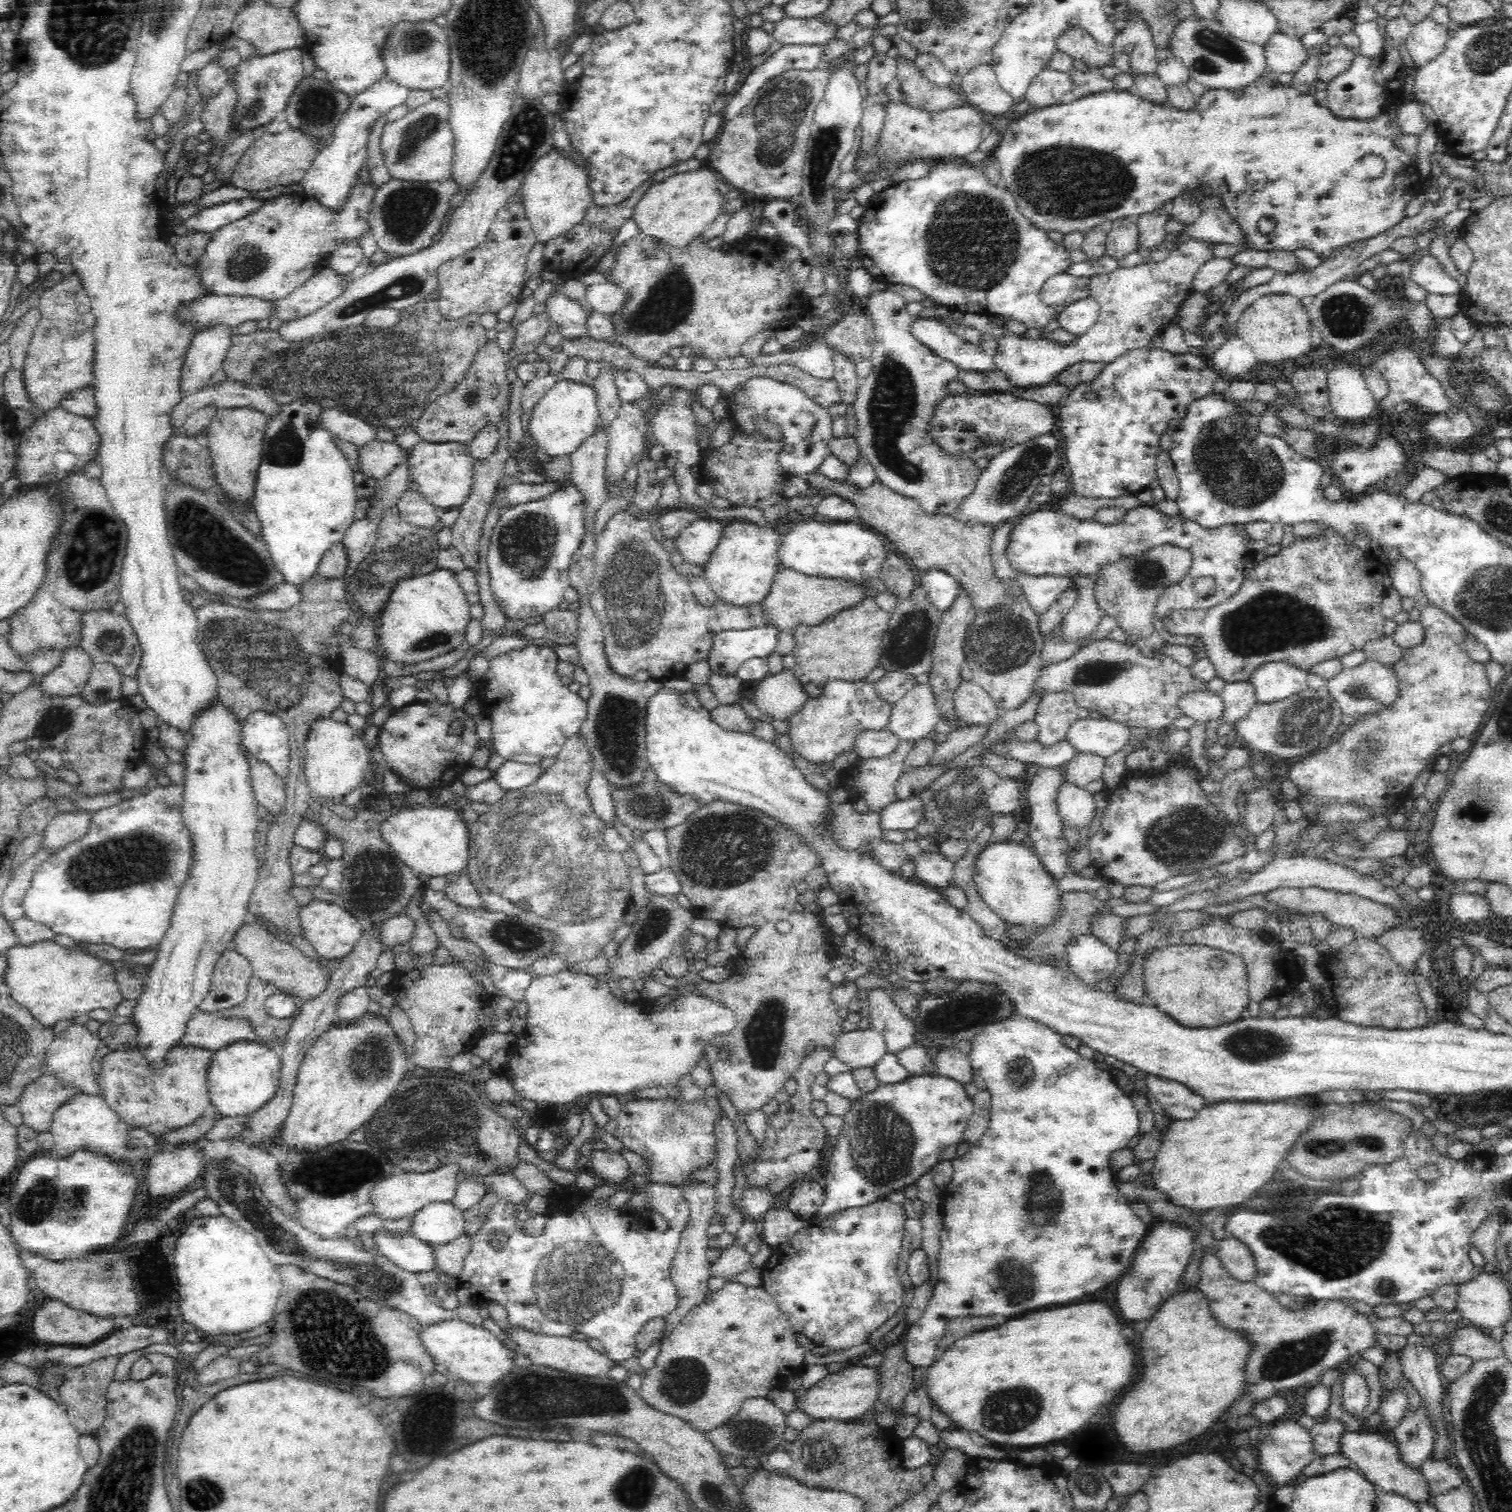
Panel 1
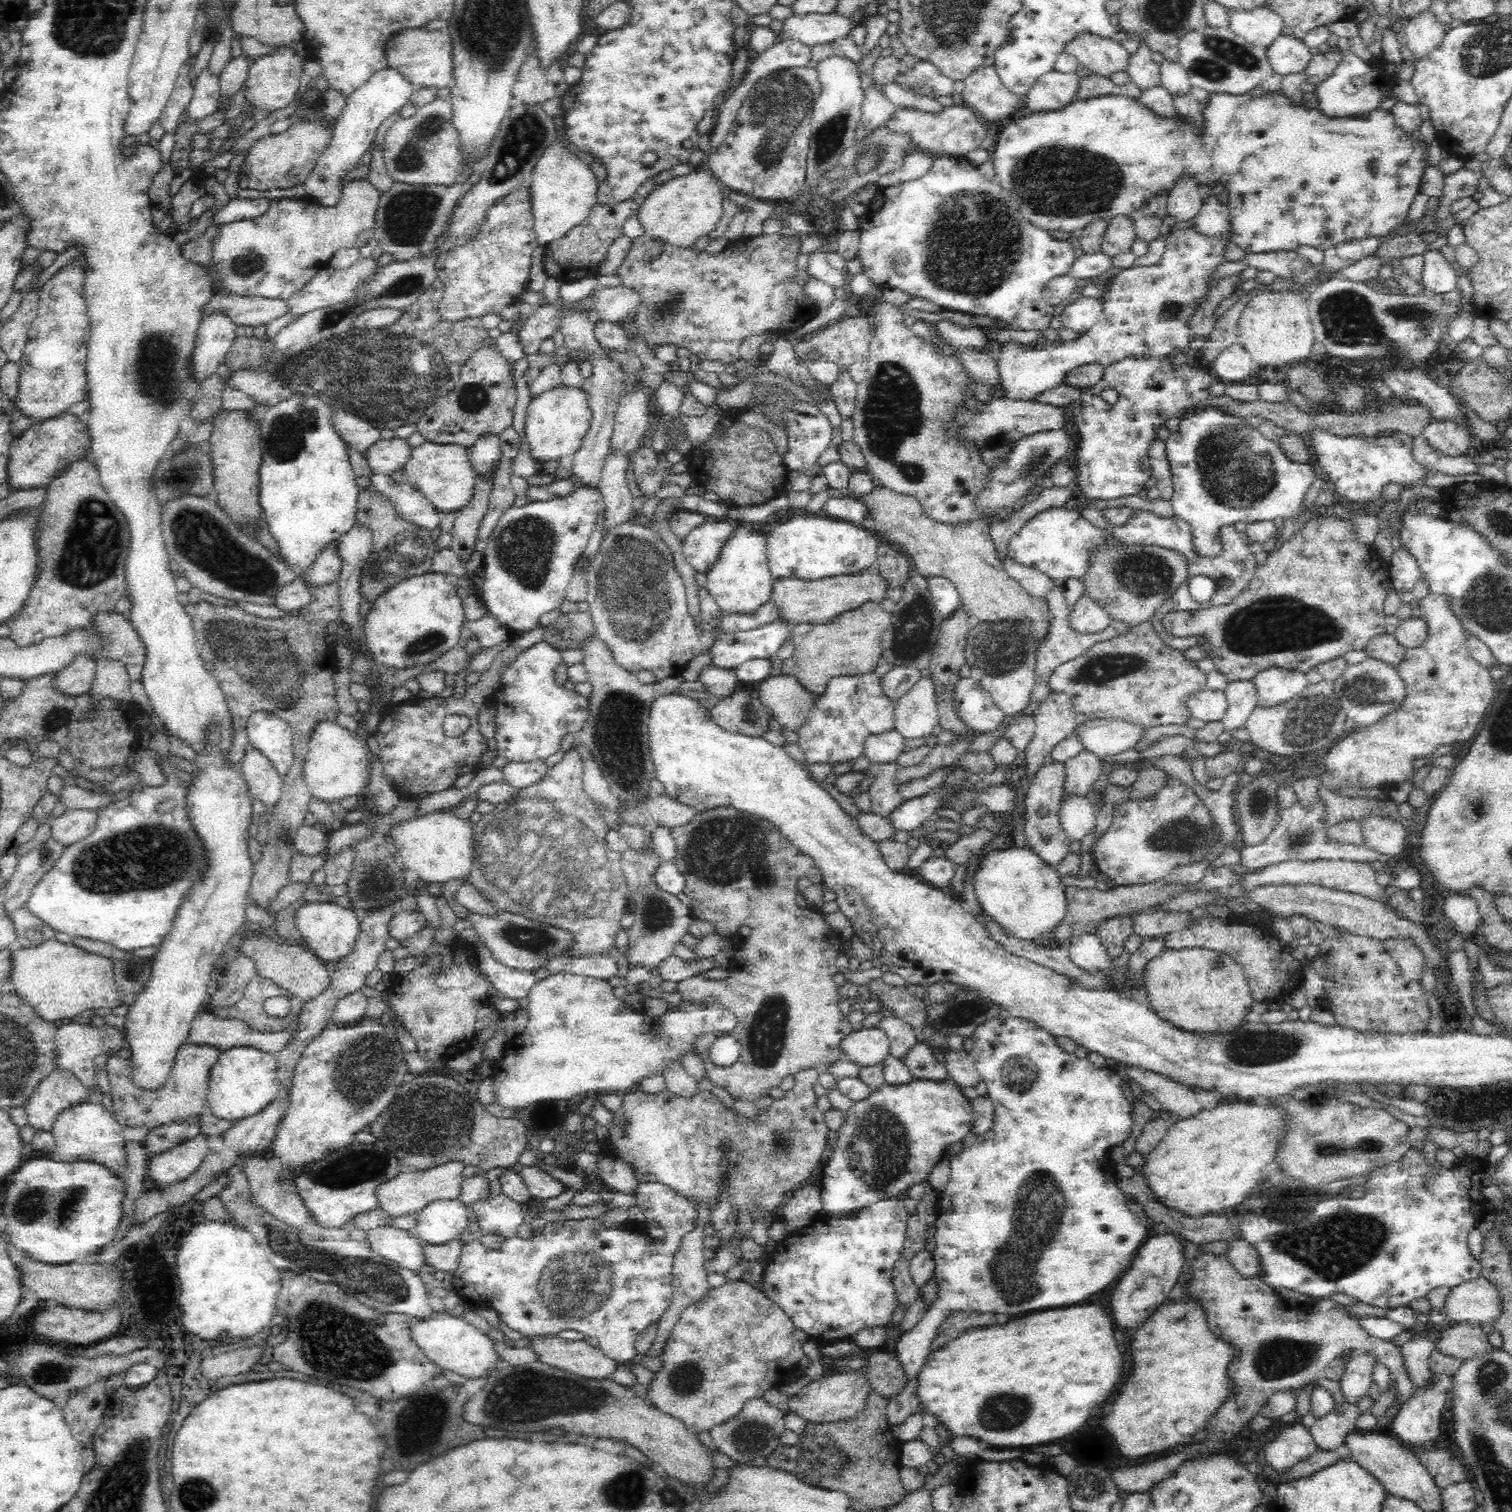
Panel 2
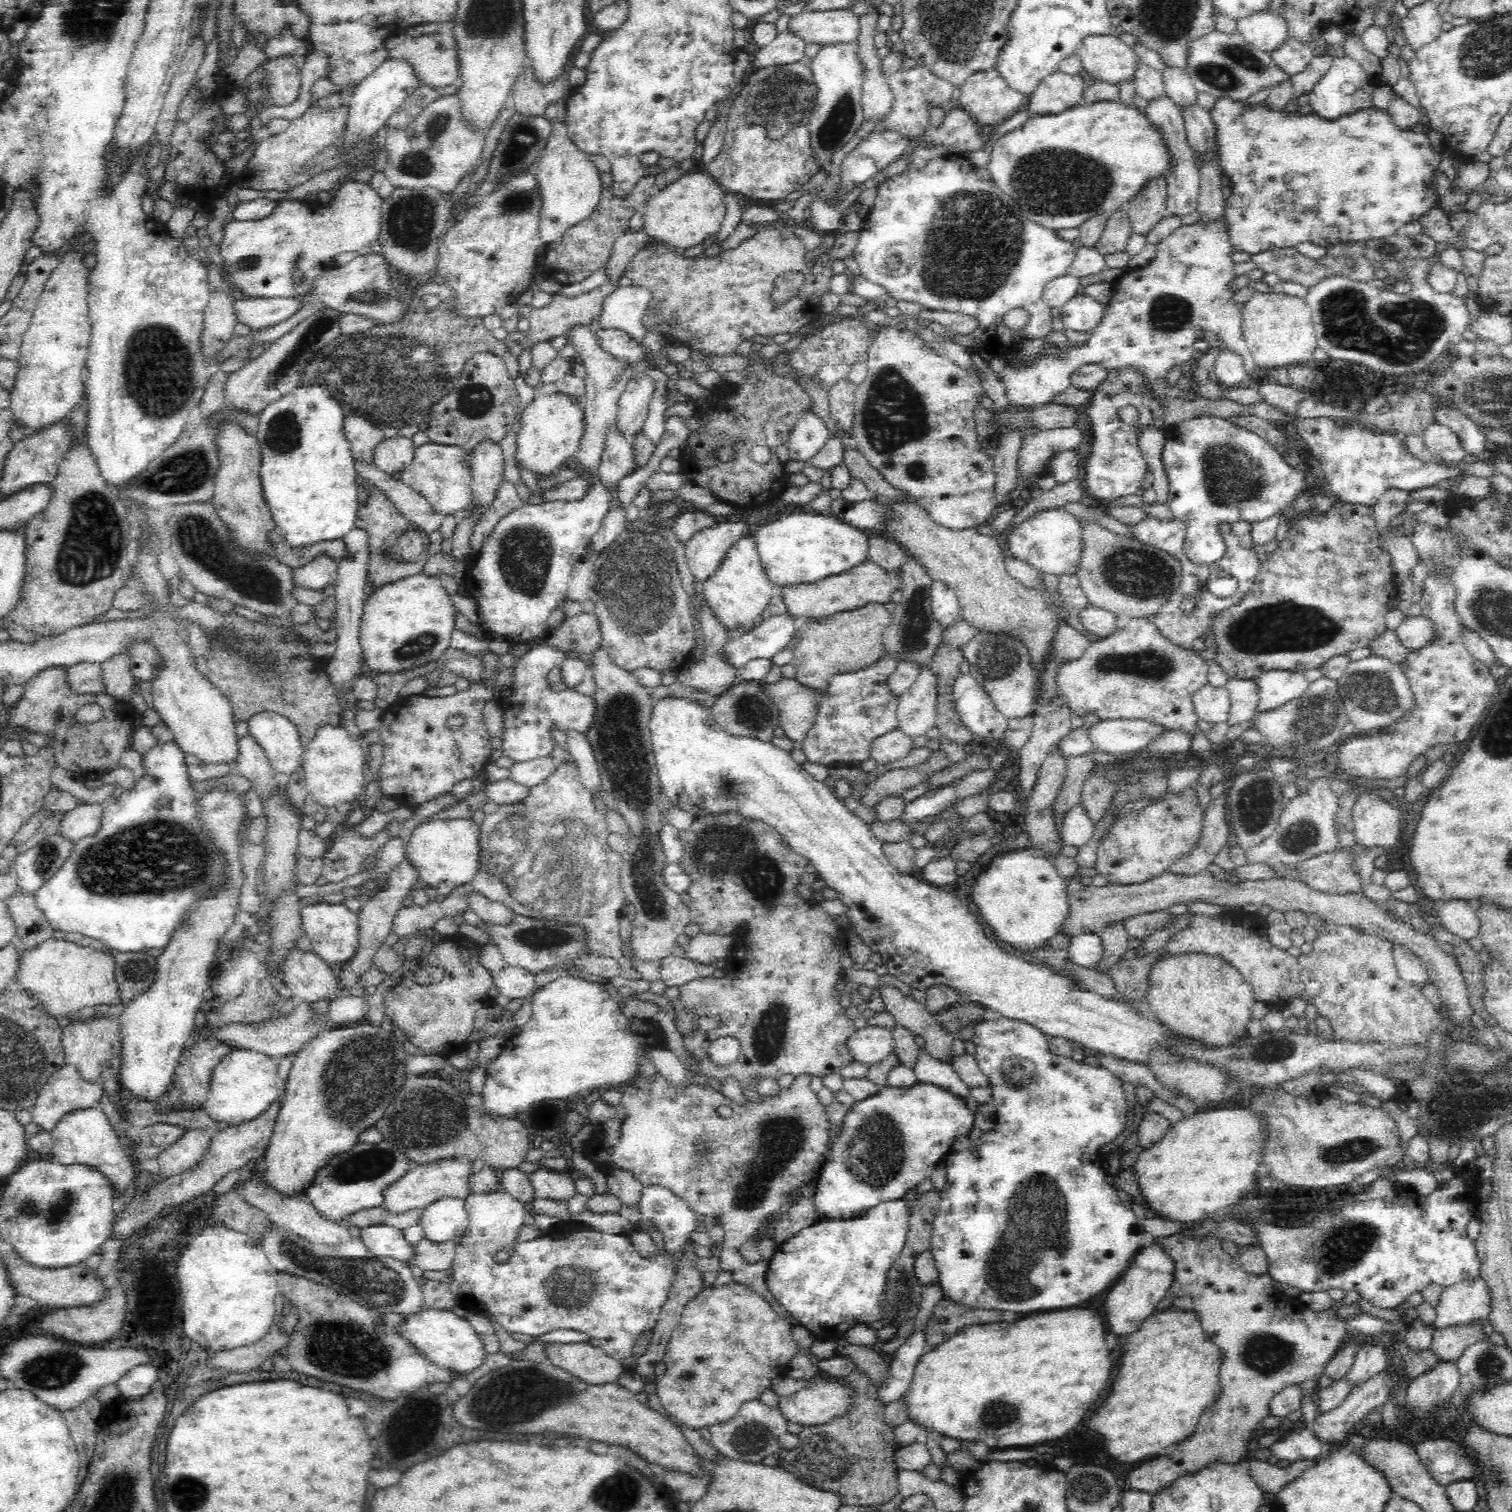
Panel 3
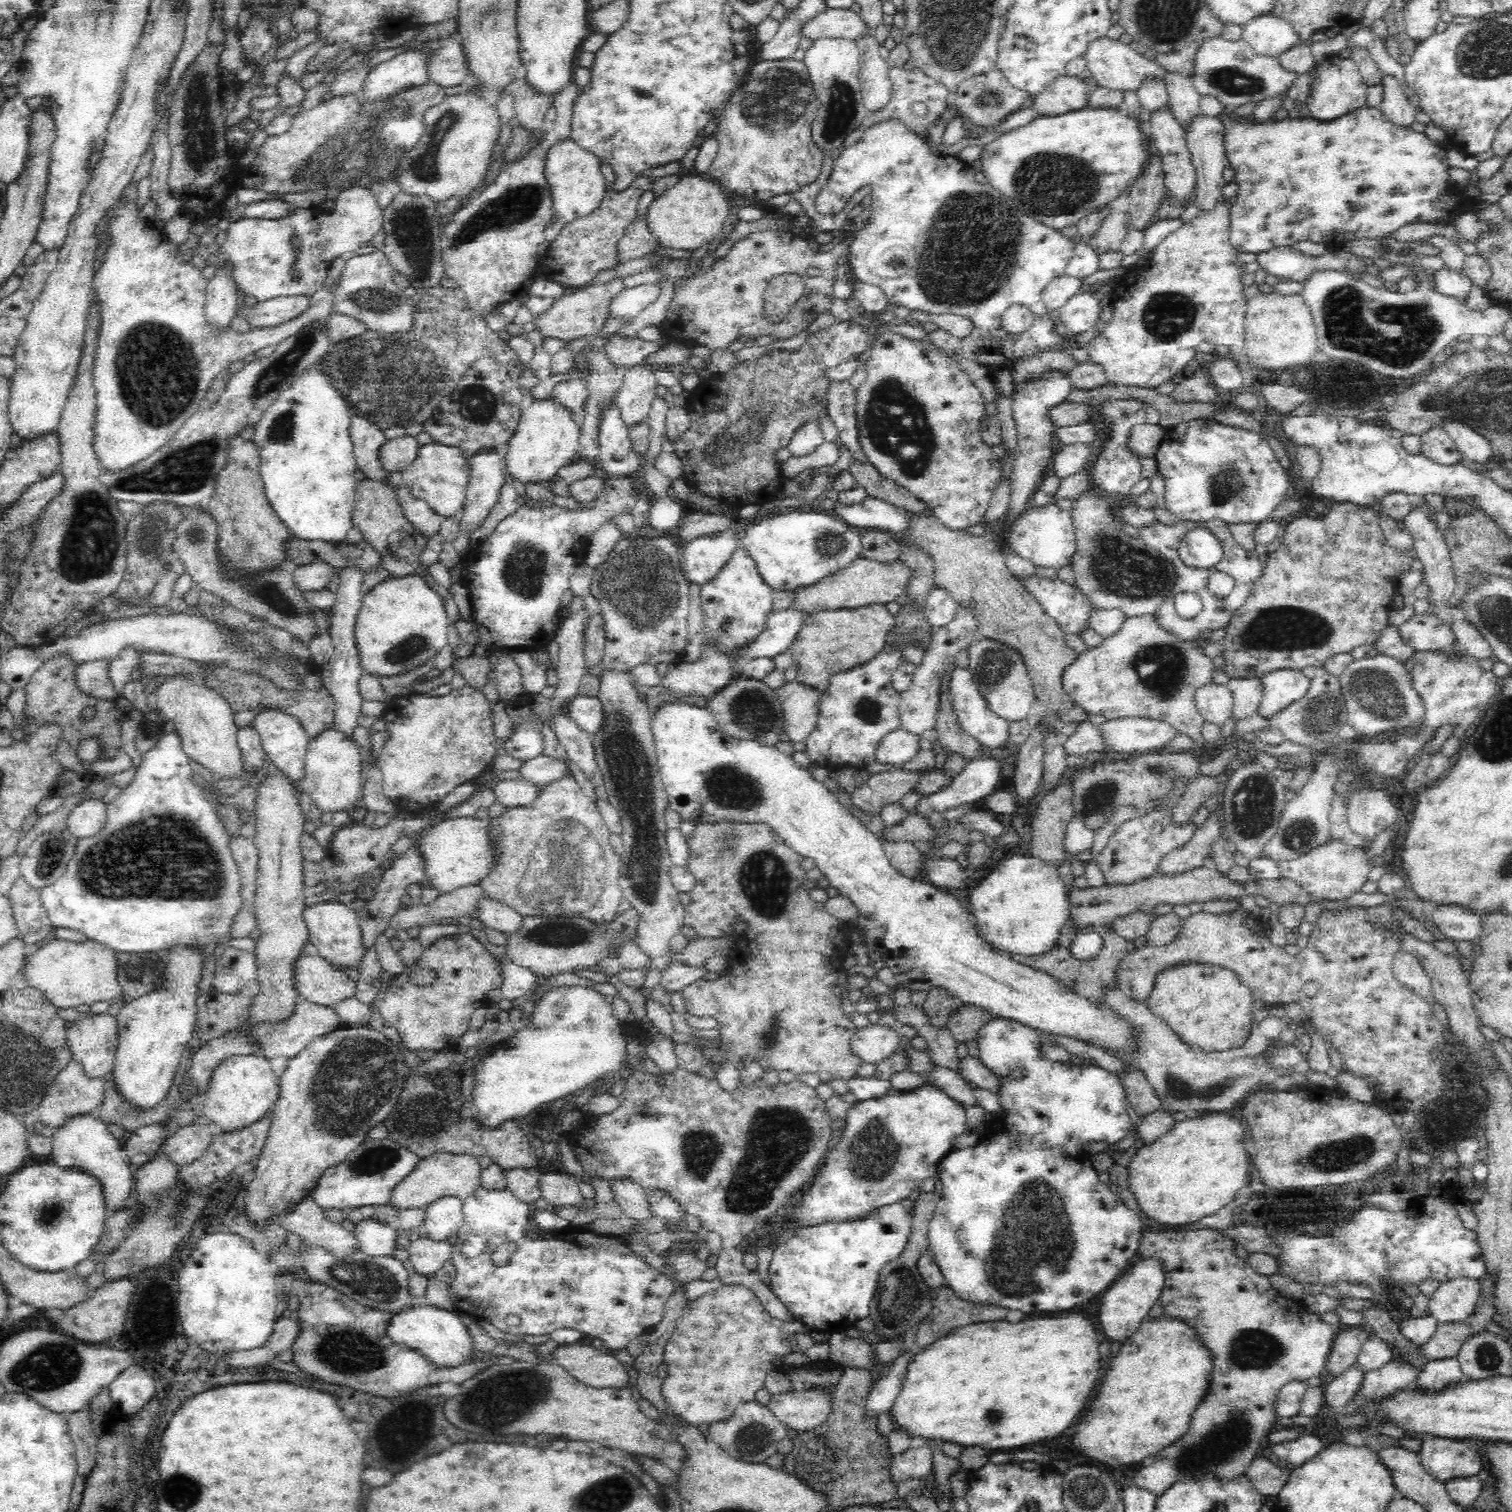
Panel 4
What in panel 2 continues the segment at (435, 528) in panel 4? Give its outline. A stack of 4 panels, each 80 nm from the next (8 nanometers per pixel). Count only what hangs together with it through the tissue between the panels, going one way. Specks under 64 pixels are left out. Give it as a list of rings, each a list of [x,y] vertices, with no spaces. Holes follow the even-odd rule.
[[[348,448],[348,454],[355,475],[370,478],[372,487],[393,502],[395,510],[402,518],[428,532],[438,527],[442,514],[419,490],[406,482],[394,481],[390,475],[375,474],[368,461],[355,450]]]

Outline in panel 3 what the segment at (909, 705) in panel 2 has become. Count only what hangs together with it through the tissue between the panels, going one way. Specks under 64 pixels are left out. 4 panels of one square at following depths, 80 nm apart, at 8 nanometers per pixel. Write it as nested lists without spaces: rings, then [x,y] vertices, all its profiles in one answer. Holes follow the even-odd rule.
[[[932,662],[921,667],[914,685],[899,697],[898,729],[908,736],[924,736],[937,724],[937,674]]]

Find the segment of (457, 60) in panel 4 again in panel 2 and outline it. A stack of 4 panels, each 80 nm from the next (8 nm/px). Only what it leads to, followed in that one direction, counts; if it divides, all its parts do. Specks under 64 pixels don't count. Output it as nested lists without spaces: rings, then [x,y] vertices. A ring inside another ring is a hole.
[[[422,27],[410,28],[394,33],[385,47],[388,65],[400,70],[404,77],[410,79],[417,88],[444,88],[453,85],[454,61],[452,61],[451,36],[440,30],[429,30]]]

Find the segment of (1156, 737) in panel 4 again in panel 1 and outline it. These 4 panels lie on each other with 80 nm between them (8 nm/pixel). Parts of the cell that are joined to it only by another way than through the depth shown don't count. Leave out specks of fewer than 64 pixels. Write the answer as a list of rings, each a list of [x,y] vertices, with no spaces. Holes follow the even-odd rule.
[[[1093,715],[1087,719],[1079,719],[1069,728],[1068,732],[1069,734],[1066,736],[1066,740],[1076,748],[1078,754],[1091,753],[1092,755],[1102,757],[1104,760],[1120,752],[1133,738],[1132,727],[1097,715]]]

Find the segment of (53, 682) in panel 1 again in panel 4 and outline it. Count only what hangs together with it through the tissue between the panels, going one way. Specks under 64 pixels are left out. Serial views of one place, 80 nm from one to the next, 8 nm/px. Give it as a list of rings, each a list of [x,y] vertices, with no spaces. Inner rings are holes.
[[[99,658],[80,663],[76,678],[78,689],[100,700],[114,702],[120,699],[119,691],[110,676],[110,662],[109,658]]]

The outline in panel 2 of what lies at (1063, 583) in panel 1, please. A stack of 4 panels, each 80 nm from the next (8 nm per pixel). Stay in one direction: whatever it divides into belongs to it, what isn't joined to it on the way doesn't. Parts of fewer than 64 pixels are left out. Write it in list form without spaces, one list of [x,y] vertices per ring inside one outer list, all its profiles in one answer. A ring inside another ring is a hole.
[[[1006,556],[1002,561],[1005,571],[1028,593],[1045,598],[1046,592],[1054,583],[1042,571],[1033,569]]]

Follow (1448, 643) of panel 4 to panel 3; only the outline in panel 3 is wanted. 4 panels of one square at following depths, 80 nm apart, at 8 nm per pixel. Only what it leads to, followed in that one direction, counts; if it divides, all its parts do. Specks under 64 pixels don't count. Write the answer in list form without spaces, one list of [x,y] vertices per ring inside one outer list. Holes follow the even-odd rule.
[[[1408,615],[1395,631],[1400,642],[1410,650],[1422,650],[1438,638],[1436,623],[1426,615]]]

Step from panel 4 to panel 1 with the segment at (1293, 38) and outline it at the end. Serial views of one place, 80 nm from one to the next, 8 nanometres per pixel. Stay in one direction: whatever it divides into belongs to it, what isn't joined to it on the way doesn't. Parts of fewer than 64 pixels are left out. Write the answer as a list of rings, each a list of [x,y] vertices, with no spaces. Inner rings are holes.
[[[1221,1],[1218,10],[1218,22],[1234,37],[1265,46],[1272,34],[1279,32],[1278,17],[1261,2],[1256,1]]]

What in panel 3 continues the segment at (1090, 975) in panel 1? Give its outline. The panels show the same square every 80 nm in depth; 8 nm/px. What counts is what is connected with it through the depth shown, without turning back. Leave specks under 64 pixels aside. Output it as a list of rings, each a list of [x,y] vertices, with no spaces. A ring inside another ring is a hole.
[[[1080,933],[1069,938],[1066,953],[1072,964],[1092,968],[1103,956],[1103,944],[1096,933]]]

